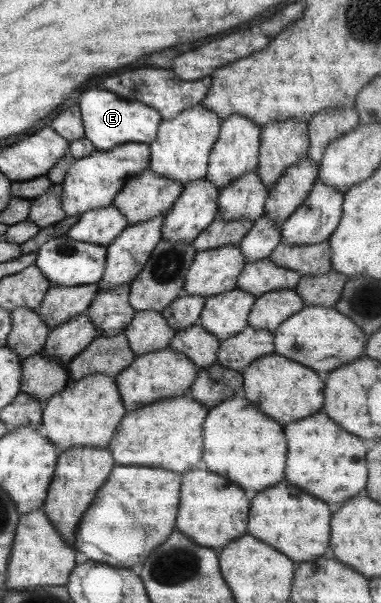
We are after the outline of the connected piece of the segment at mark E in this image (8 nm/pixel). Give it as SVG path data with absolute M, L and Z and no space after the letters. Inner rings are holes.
M89 89L79 99L80 116L84 136L99 151L107 151L127 142L152 142L156 138L157 127L162 117L152 107L137 100L126 100L114 92L104 89Z

